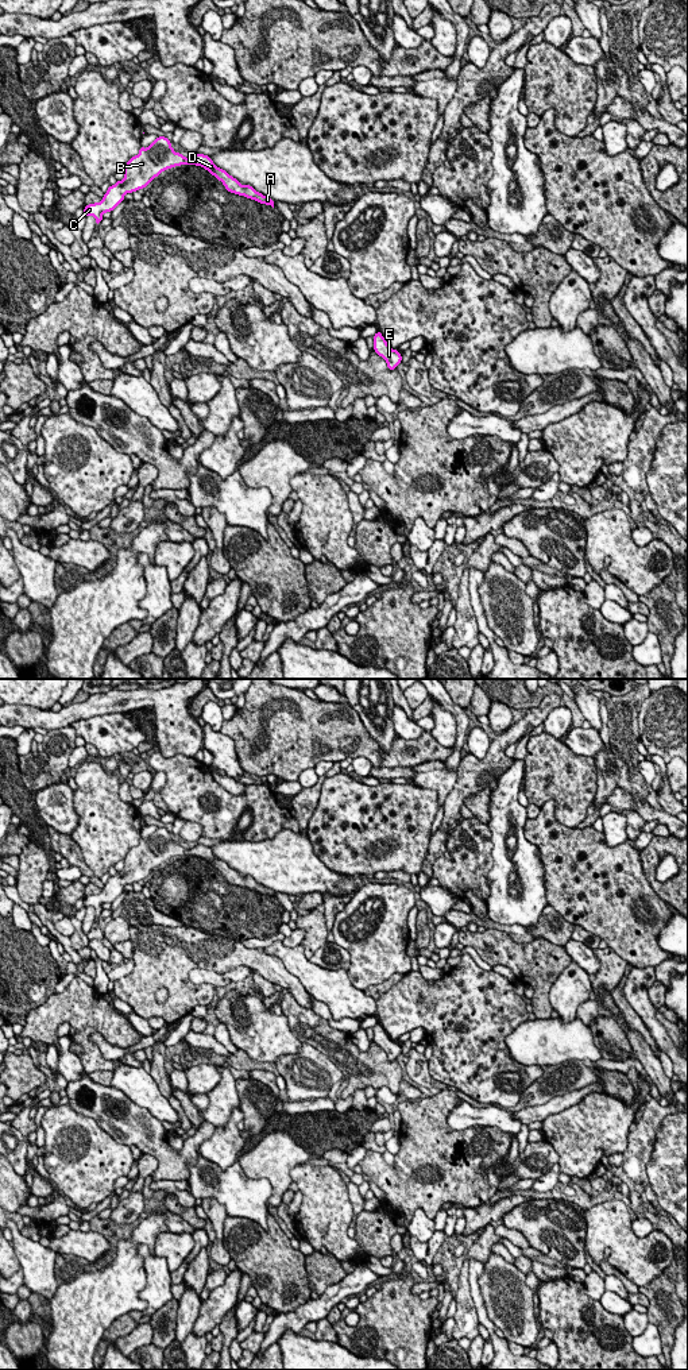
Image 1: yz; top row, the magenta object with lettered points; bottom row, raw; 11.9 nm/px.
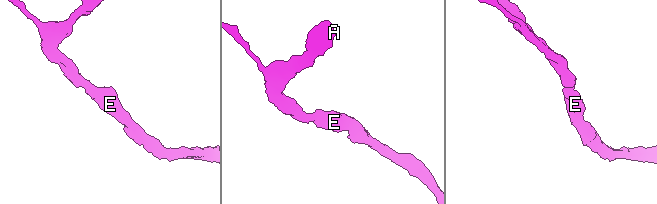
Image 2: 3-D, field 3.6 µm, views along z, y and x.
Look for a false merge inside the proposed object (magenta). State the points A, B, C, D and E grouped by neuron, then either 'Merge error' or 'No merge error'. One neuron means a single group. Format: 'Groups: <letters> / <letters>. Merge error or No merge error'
Groups: A B C D E. No merge error

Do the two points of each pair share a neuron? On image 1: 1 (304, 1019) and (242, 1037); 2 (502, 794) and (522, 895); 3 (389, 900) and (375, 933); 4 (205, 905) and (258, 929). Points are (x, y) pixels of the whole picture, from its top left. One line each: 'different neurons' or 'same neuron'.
1: different neurons
2: same neuron
3: same neuron
4: same neuron

